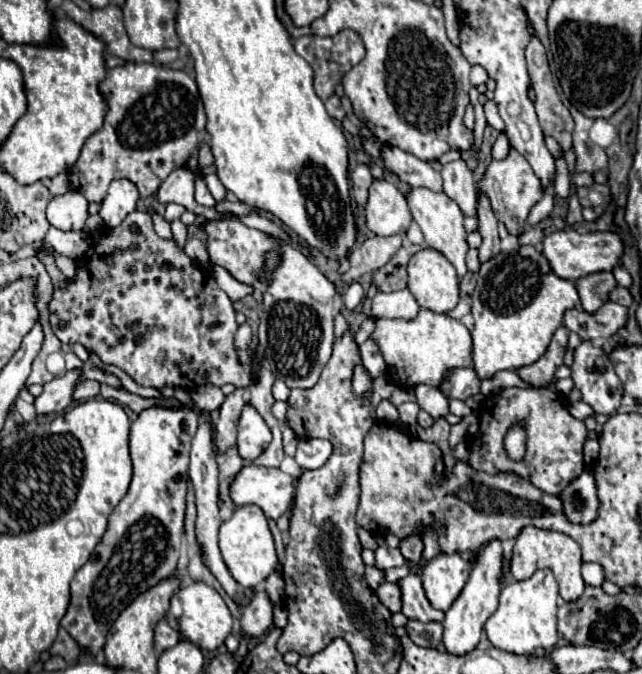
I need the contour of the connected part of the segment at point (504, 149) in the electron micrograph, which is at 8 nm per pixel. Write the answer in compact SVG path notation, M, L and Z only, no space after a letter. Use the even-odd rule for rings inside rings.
M499 134L497 142L493 144L493 158L495 158L495 160L503 160L503 158L507 158L507 156L509 156L509 142L505 140L505 136Z

